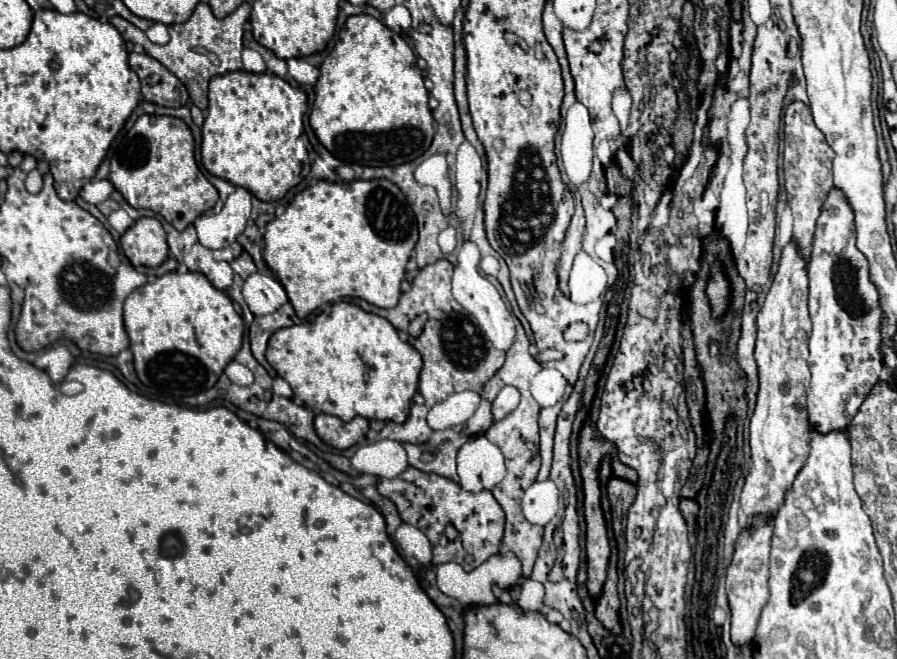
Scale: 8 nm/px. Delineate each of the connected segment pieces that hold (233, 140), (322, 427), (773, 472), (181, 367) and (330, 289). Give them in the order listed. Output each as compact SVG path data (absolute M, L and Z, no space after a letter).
M232 71L232 73L224 73L224 75L218 75L218 77L214 77L214 79L212 79L212 81L210 81L210 93L208 93L208 101L210 101L210 105L208 105L208 111L206 111L206 121L204 121L204 125L202 125L202 165L204 165L204 167L206 167L206 169L208 169L208 173L212 173L212 175L216 175L216 177L220 177L220 179L226 179L226 181L230 181L230 183L232 183L232 185L236 185L236 187L246 187L246 189L248 189L248 191L250 191L250 193L254 193L254 195L256 195L256 197L258 197L258 199L262 199L262 201L278 201L278 199L282 199L282 197L284 197L284 195L286 195L286 193L288 193L288 191L290 191L290 189L292 189L292 187L296 187L296 185L298 185L298 183L300 183L300 179L302 179L302 169L303 169L303 167L304 167L304 162L305 162L305 161L306 161L306 159L308 159L308 151L306 151L306 147L305 147L305 145L304 145L304 142L309 142L309 141L302 141L302 139L300 139L300 135L302 135L302 133L304 133L304 125L302 125L302 119L304 119L304 113L306 113L306 112L307 112L307 109L308 109L308 99L307 99L307 96L306 96L306 93L304 93L304 91L302 91L302 89L298 89L298 87L292 87L292 85L290 85L290 83L288 83L288 81L284 81L284 79L282 79L282 77L278 77L278 75L274 75L274 73L268 73L268 71L266 71L266 73L248 73L248 71Z
M316 415L316 433L320 435L320 439L336 449L348 449L352 445L356 445L368 431L368 419L364 417L354 417L352 421L342 421L334 415Z
M794 239L782 249L780 265L774 275L772 287L766 295L764 305L758 313L758 339L756 339L756 363L758 363L758 377L760 377L760 391L754 415L750 419L750 451L752 451L752 467L746 475L746 483L742 489L742 509L752 521L758 513L776 513L778 507L784 503L784 491L790 487L798 471L802 469L808 451L810 451L810 435L808 435L808 411L806 411L806 389L810 381L808 359L808 337L812 331L812 323L808 317L808 261L800 255L798 243Z
M166 273L154 283L146 283L132 291L124 301L124 327L130 337L130 349L134 355L134 369L138 379L146 387L158 387L170 391L174 397L196 395L210 389L224 367L234 359L242 345L244 323L236 313L232 299L216 289L202 273Z
M388 179L372 181L318 181L300 191L288 209L266 225L264 261L286 287L288 299L300 319L314 313L324 303L336 303L344 297L360 297L376 307L394 307L400 297L400 283L406 263L418 241L416 217L406 203L404 193Z

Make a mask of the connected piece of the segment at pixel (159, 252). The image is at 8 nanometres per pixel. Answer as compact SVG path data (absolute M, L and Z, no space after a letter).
M154 217L138 219L124 233L122 251L134 267L158 267L168 257L168 243L162 223Z

